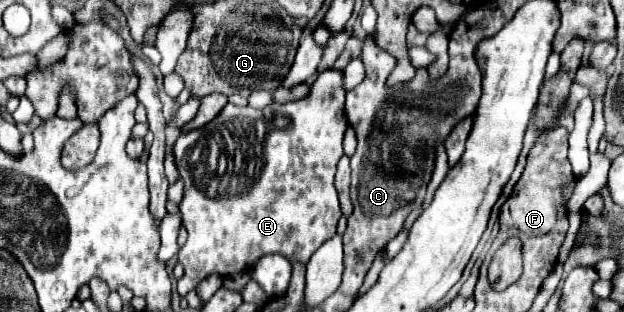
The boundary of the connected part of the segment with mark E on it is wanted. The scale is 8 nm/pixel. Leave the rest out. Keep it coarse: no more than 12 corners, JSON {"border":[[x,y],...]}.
{"border":[[345,90],[267,106],[263,170],[231,198],[173,156],[189,232],[185,296],[209,274],[281,254],[307,262],[341,218]]}

